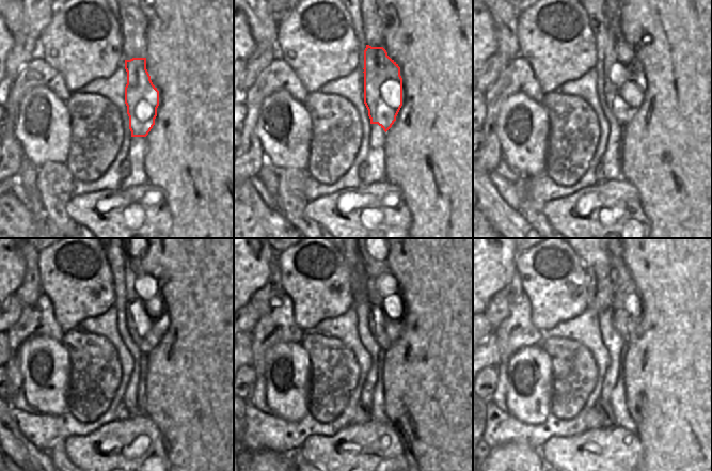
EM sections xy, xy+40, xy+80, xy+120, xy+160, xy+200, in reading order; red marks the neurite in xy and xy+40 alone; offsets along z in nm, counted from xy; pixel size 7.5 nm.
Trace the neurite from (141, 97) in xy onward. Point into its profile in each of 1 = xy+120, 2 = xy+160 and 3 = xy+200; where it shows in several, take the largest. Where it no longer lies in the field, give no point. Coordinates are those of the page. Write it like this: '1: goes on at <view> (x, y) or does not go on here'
1: goes on at xy+120 (146, 332)
2: goes on at xy+160 (384, 330)
3: goes on at xy+200 (622, 324)

